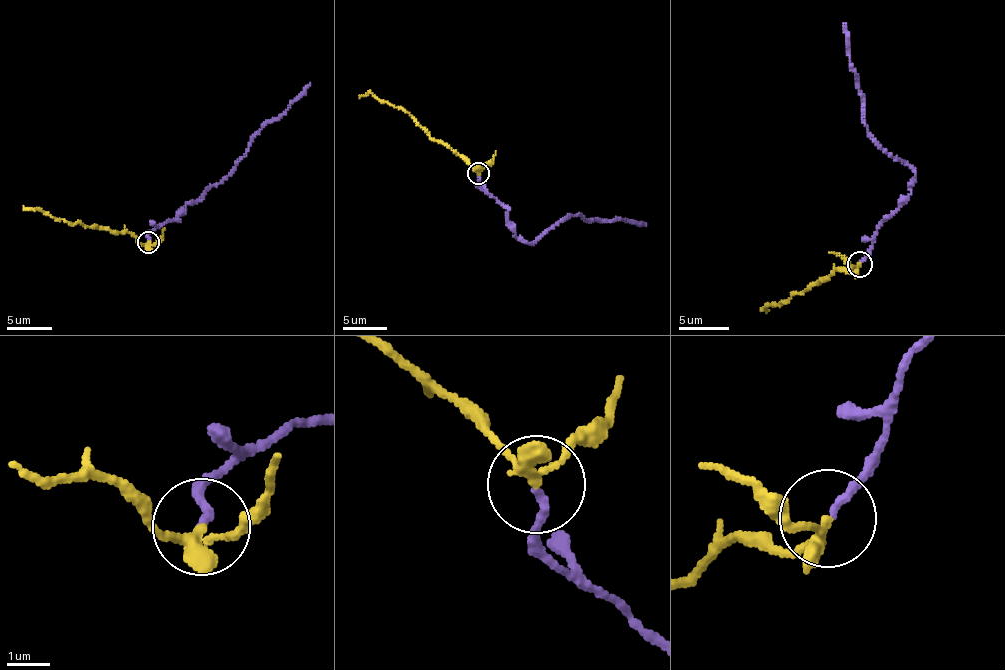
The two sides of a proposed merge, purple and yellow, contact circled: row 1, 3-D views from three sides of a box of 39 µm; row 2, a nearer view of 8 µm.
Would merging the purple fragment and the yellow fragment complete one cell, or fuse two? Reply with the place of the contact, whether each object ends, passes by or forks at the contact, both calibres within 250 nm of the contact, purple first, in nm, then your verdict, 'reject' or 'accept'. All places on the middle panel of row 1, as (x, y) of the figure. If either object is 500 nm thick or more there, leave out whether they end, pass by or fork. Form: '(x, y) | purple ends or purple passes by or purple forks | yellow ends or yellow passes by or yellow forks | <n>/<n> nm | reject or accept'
(478, 173) | purple ends | yellow forks | 180/190 nm | reject

